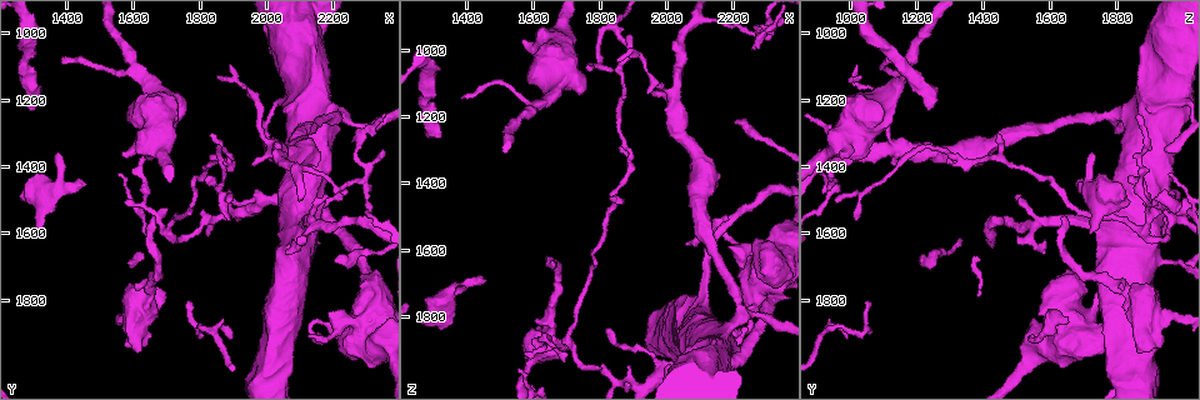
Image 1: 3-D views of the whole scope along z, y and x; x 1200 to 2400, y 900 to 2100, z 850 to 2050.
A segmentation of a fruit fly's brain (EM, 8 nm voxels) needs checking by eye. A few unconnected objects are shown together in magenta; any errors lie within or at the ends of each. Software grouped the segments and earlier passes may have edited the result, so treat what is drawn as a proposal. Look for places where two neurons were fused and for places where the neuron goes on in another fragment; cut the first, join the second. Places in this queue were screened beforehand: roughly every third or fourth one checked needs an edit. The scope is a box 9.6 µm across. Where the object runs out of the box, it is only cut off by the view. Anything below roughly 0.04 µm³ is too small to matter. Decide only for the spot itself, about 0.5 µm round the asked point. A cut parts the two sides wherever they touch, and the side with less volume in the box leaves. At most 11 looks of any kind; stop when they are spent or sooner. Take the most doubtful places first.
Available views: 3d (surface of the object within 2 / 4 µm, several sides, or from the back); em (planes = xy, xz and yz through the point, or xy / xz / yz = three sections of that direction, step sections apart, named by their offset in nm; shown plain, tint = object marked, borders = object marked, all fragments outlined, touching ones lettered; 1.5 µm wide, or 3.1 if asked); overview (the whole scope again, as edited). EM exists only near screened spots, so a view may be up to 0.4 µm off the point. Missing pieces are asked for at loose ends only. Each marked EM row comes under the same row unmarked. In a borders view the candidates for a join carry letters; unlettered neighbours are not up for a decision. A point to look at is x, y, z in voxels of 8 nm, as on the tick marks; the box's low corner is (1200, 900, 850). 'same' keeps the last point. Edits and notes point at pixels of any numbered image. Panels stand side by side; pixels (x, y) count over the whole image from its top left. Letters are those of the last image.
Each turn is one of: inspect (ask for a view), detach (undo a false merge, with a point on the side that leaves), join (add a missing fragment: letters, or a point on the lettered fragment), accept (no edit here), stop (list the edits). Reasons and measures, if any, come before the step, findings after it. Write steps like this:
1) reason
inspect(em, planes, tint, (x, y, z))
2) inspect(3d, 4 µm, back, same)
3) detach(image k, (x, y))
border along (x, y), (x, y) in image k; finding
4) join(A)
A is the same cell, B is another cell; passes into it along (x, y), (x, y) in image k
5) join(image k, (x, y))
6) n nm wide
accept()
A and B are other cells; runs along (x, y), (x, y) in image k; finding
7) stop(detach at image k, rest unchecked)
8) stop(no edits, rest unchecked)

inspect(3d, 4 µm, (1290, 1230, 1240))

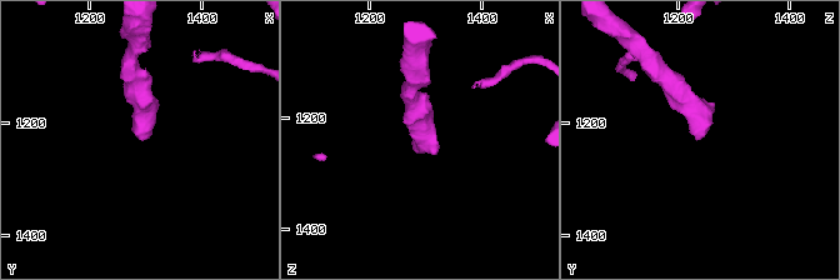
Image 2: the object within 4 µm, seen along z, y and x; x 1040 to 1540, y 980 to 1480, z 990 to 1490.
inspect(em, planes, borders, (1295, 1225, 1250))

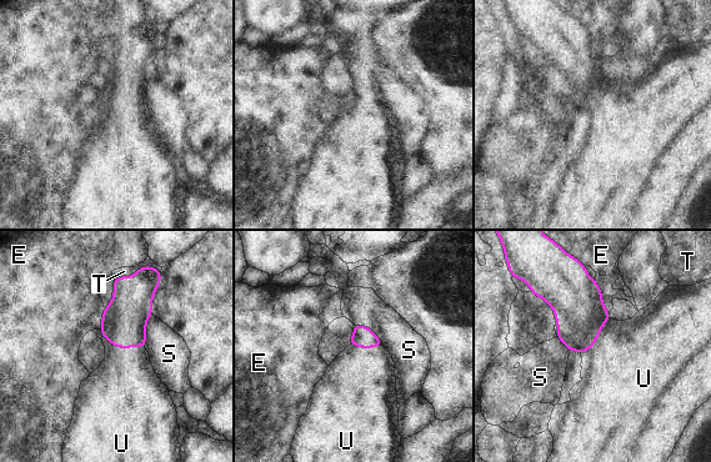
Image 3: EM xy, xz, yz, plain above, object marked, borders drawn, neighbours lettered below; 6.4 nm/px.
join(U)
U is the same cell, E, S and T are other cells; passes into it along (124, 320), (124, 347), (125, 386) in image 3; it goes on there

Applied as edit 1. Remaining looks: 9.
an open end
inspect(3d, 4 µm, back, (1450, 1460, 1700))

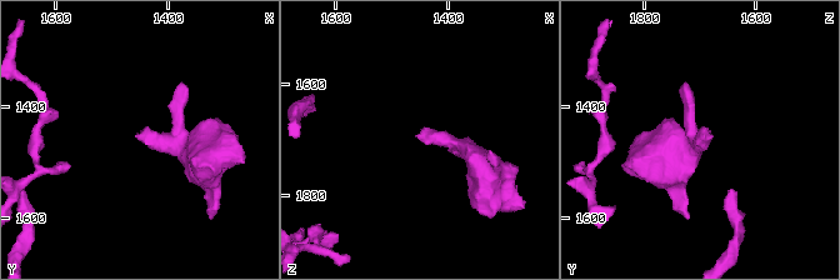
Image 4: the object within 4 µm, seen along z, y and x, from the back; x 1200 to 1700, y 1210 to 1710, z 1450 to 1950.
inspect(em, xy, step 4, borders, (1465, 1455, 1690))

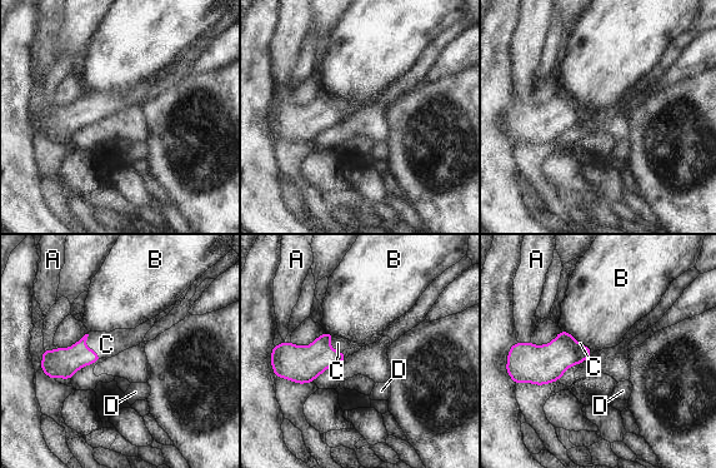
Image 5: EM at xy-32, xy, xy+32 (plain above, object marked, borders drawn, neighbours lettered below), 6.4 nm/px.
cut it another way
inspect(em, yz, step 4, borders, same)

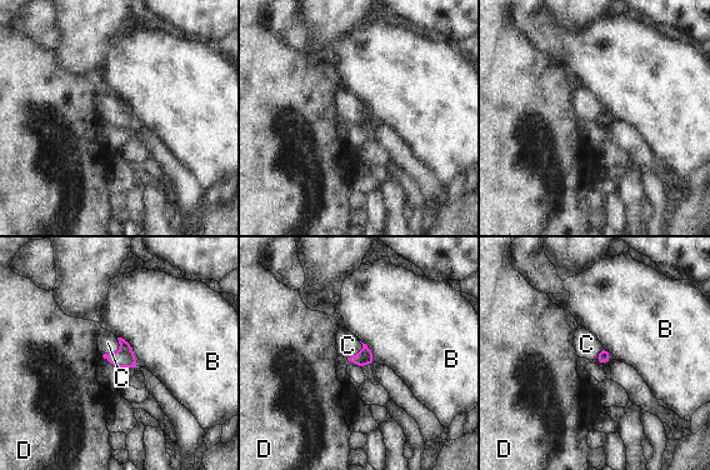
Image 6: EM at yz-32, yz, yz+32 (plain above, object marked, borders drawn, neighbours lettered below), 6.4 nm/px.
join(C)
C is the same cell, B and D are other cells; passes into it along (124, 358), (116, 351), (108, 343) in image 6; it goes on there

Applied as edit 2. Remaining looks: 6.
branch point
inspect(em, xy, step 4, tint, (2290, 1440, 950))

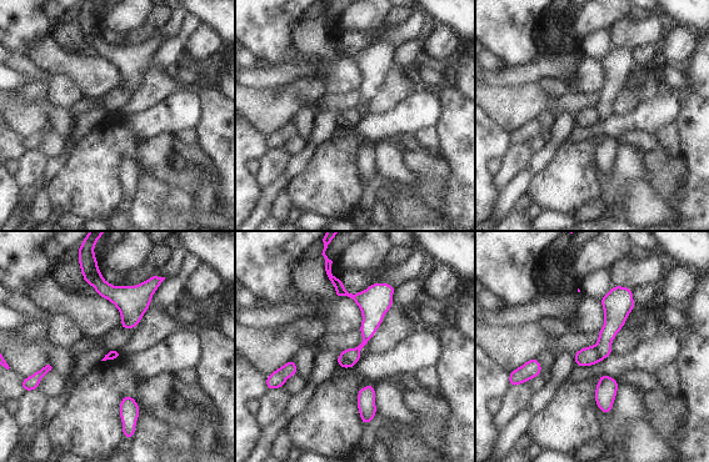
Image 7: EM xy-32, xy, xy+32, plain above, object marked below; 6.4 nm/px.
another direction
inspect(em, planes, tint, same)

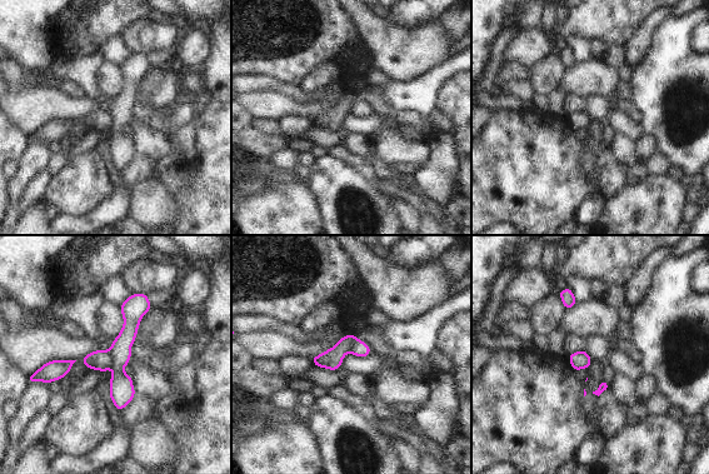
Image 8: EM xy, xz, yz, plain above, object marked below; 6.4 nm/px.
inspect(em, planes, borders, same)

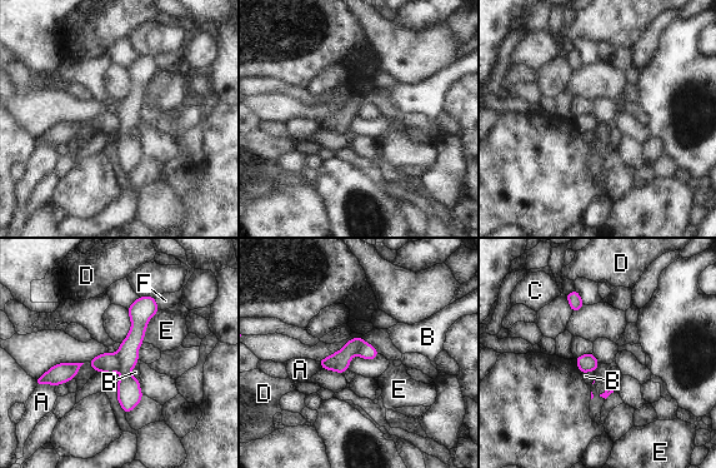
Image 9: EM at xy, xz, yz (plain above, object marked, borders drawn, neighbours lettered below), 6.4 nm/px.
120 nm wide; E touches over 240 nm
detach(image 9, (129, 394))
A, B, C, D, E and F are other cells; two neurons meet here

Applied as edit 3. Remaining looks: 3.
stop(join at image 3, join at image 6, detach at image 9, rest unchecked)

